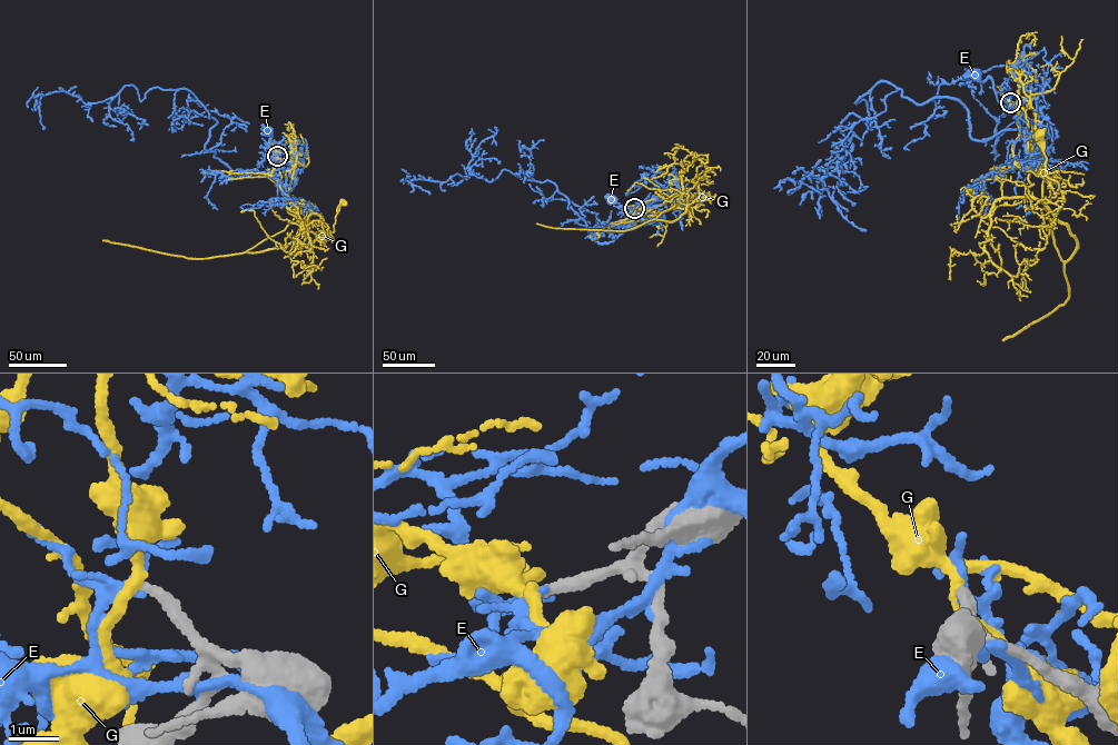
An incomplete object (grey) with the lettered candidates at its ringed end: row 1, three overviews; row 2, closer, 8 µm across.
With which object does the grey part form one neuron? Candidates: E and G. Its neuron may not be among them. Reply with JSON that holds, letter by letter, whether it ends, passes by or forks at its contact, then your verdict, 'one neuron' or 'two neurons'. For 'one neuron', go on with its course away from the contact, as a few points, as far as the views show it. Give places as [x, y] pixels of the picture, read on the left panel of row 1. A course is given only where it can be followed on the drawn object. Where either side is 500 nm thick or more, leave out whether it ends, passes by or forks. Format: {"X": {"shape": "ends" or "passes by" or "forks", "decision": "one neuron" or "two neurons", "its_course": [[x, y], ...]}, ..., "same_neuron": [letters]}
{"E": {"shape": "forks", "decision": "two neurons"}, "G": {"shape": "passes by", "decision": "two neurons"}, "same_neuron": []}

